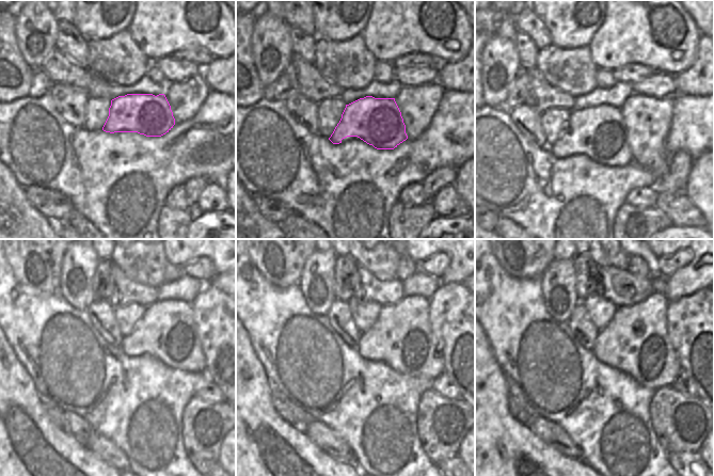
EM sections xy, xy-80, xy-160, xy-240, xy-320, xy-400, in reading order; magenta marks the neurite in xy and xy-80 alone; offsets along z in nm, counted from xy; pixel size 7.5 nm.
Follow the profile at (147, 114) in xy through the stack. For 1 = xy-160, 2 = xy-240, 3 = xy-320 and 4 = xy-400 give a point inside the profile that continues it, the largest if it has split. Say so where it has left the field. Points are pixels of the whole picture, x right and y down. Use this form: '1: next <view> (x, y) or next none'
1: next xy-160 (604, 123)
2: next xy-240 (167, 330)
3: next xy-320 (401, 337)
4: next xy-400 (635, 342)

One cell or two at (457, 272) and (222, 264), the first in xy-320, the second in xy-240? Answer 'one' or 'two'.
one

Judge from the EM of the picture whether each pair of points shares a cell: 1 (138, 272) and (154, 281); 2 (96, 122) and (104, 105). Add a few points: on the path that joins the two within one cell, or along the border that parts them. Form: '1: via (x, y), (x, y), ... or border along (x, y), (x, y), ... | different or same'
1: via (142, 275), (149, 279) | same
2: via (96, 117), (96, 112), (99, 109) | same

